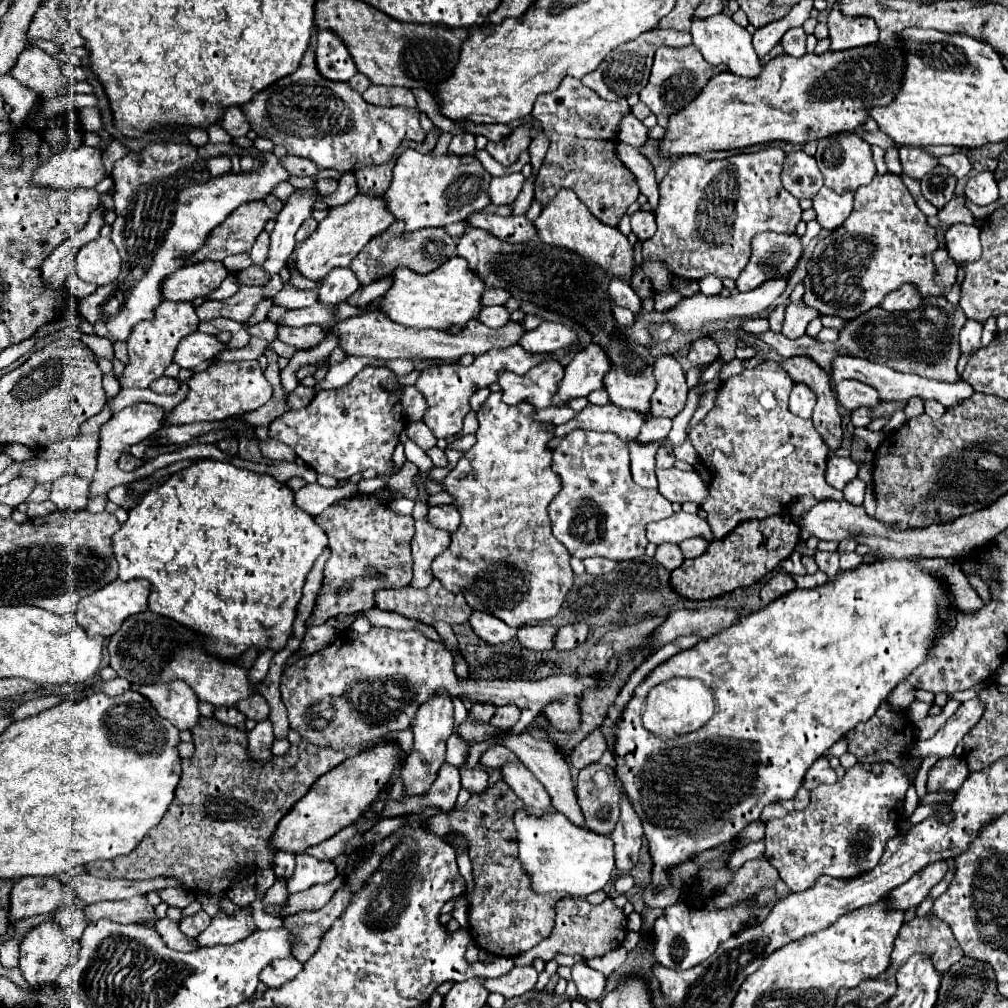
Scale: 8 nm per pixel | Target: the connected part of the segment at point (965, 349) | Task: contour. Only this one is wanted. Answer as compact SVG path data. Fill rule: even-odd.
M968 321L960 333L960 353L970 355L980 349L980 335L982 335L982 325L978 321Z

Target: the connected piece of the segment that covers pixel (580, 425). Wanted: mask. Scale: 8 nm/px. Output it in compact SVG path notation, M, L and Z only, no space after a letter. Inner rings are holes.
M612 403L608 405L586 405L576 419L557 426L556 437L564 437L574 429L594 429L594 431L610 431L622 437L624 441L634 441L642 421L646 417L638 411L622 409Z

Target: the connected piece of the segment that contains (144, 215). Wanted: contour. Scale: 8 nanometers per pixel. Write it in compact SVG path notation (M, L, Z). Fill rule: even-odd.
M150 143L142 153L128 153L120 161L114 163L114 171L110 175L114 179L114 211L116 211L116 221L112 223L112 233L110 239L116 245L120 257L122 257L122 273L116 277L114 285L104 285L98 287L90 297L80 299L80 315L92 323L94 335L106 337L112 343L116 341L126 341L128 335L132 333L132 327L140 321L154 318L154 309L162 303L162 293L160 285L168 273L174 273L178 267L182 267L184 255L194 253L202 241L206 241L208 233L218 227L236 207L248 203L248 201L260 201L266 195L274 191L274 187L282 181L290 179L290 173L282 167L280 159L274 153L262 153L256 147L242 149L234 143L228 145L204 145L204 147L194 147L188 143ZM242 155L250 155L256 159L256 169L254 171L230 171L224 175L212 175L208 171L208 159L212 157L232 157L240 159Z

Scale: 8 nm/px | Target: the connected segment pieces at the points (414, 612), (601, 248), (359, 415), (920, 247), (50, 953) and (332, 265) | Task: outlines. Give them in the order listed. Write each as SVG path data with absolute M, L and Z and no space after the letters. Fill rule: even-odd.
M434 579L428 587L424 589L414 589L414 587L402 587L402 589L384 589L376 593L376 607L382 611L396 611L404 617L410 619L418 619L426 625L432 625L434 621L446 621L448 625L456 625L456 623L466 623L470 617L470 607L466 605L462 593L454 595L450 593L438 579Z
M562 189L550 203L542 207L542 213L534 219L534 229L544 243L562 245L570 251L576 251L578 255L592 259L596 265L600 265L606 273L614 275L616 279L630 283L634 247L628 243L628 237L624 237L616 227L602 225L602 221L598 221L570 189Z
M364 367L348 385L340 389L330 389L330 391L318 391L316 397L306 405L306 409L290 411L278 421L274 421L268 431L270 437L290 445L296 455L312 467L320 475L332 475L338 481L352 477L356 473L362 473L366 469L376 469L378 475L384 475L392 469L392 453L394 447L398 445L398 433L406 427L406 421L402 417L402 405L400 405L400 395L402 391L398 389L396 393L386 393L382 385L394 383L394 373L384 367Z
M876 175L870 185L860 187L856 191L854 209L850 217L826 239L818 241L808 261L808 275L804 277L804 299L808 307L814 307L820 315L836 315L846 321L852 321L876 307L888 293L900 289L904 283L914 285L922 299L940 297L942 289L934 283L936 267L932 263L932 253L940 249L940 245L942 243L936 237L936 229L928 225L926 215L918 209L900 175Z
M54 921L40 923L38 927L30 929L26 933L26 937L22 939L18 967L20 967L22 975L24 975L24 979L32 985L32 989L40 991L46 985L54 985L56 983L56 979L62 973L62 969L70 963L72 953L78 953L78 951L80 951L80 941L68 937L58 923L54 923Z
M356 195L350 203L342 207L332 207L328 217L320 221L318 229L306 241L294 247L292 251L294 269L310 281L322 281L332 269L348 267L350 261L362 251L362 247L372 237L386 231L386 227L390 227L392 223L394 223L394 217L386 213L386 207L382 205L382 197Z

